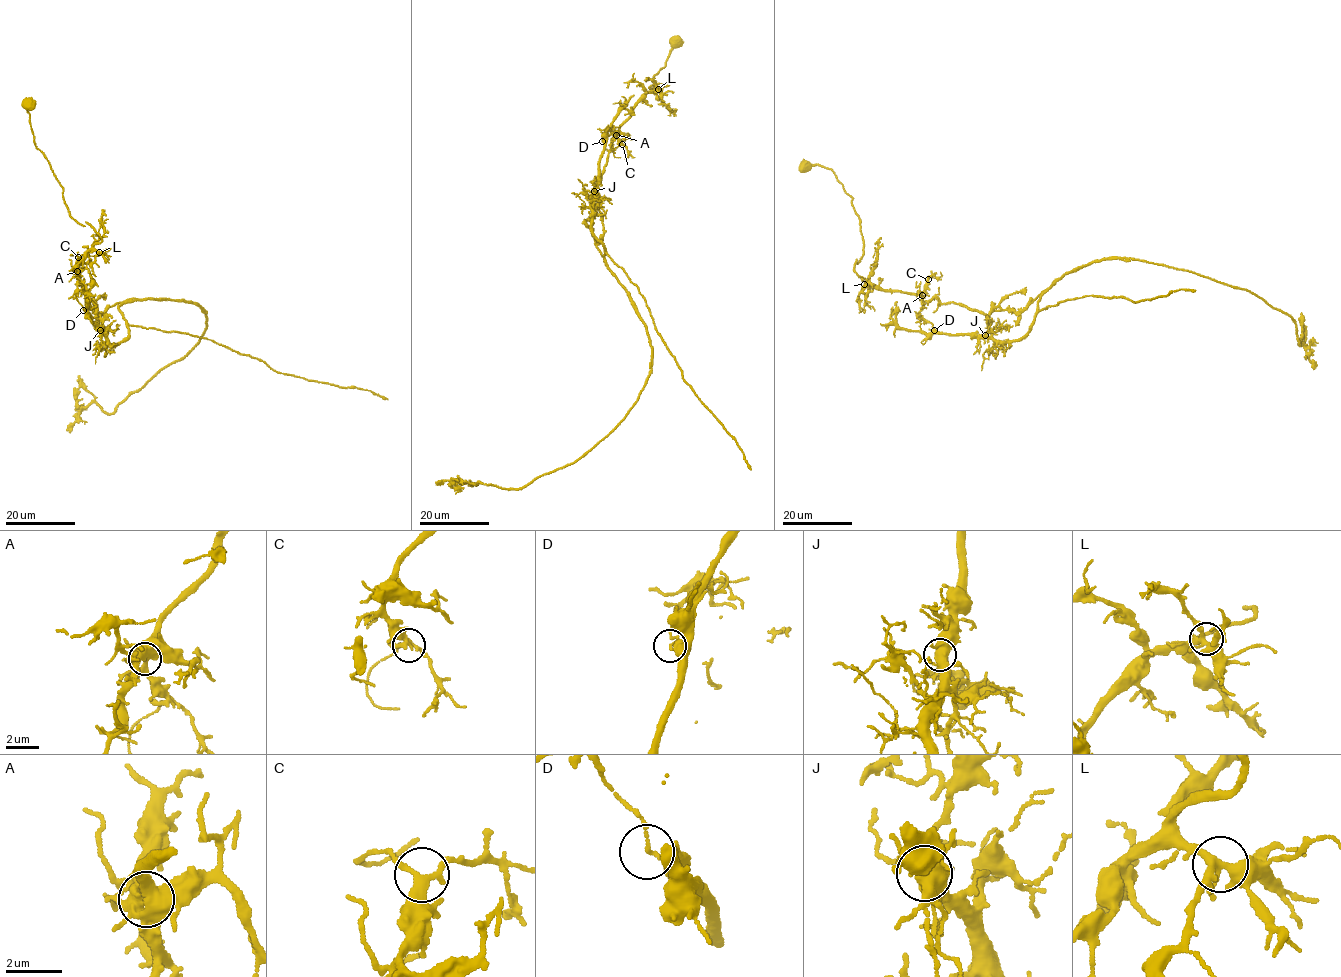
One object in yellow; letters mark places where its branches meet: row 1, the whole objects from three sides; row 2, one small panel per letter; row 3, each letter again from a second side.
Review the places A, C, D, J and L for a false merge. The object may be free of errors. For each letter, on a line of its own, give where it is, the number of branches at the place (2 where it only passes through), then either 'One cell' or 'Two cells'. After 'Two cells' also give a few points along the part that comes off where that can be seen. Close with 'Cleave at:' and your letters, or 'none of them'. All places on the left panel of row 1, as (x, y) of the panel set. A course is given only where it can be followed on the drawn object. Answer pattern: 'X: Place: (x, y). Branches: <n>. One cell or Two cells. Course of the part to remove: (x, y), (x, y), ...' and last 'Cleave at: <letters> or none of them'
A: Place: (77, 271). Branches: 5. One cell
C: Place: (78, 257). Branches: 3. One cell
D: Place: (83, 310). Branches: 2. Two cells. Course of the part to remove: (82, 309), (75, 294), (77, 268), (102, 238), (70, 215), (62, 187), (36, 147), (26, 104), (30, 107)
J: Place: (100, 330). Branches: 3. One cell
L: Place: (99, 252). Branches: 6. One cell
Cleave at: D

